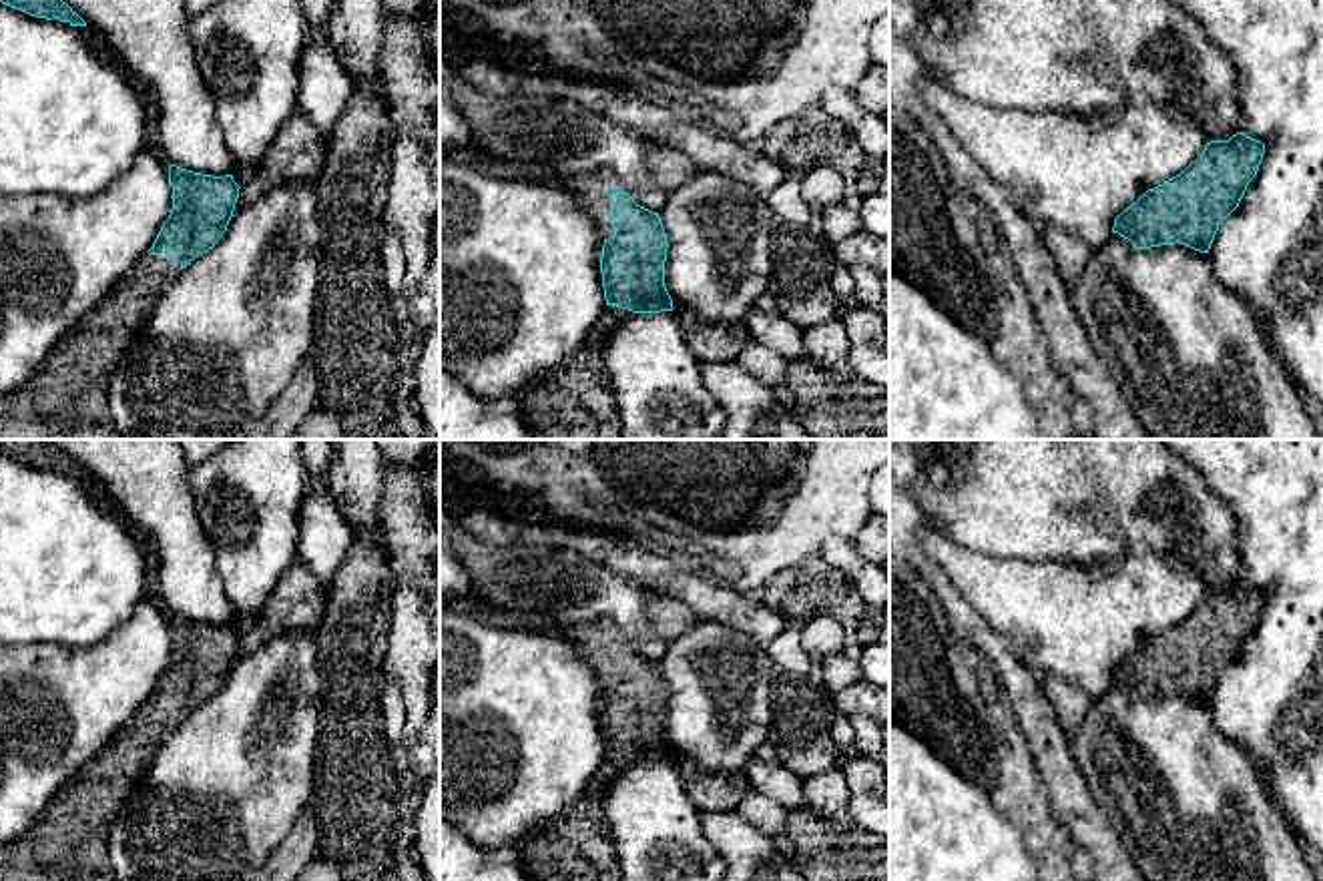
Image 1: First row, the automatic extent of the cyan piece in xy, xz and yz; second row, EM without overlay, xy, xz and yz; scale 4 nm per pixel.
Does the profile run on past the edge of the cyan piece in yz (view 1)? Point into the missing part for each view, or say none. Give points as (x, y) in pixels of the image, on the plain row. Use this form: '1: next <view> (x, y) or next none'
1: next none

